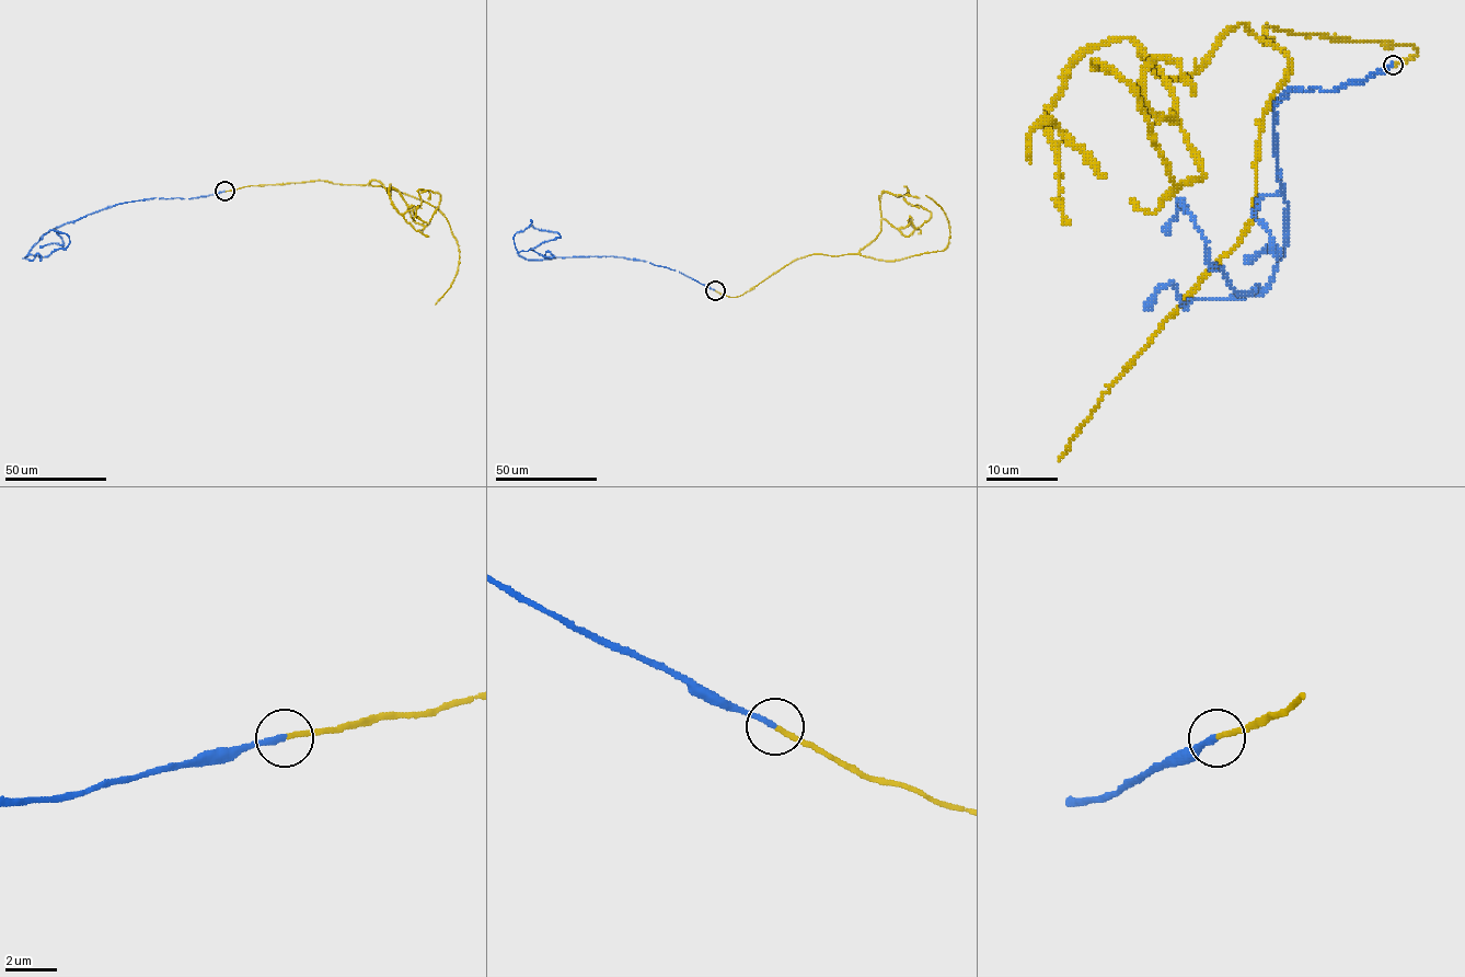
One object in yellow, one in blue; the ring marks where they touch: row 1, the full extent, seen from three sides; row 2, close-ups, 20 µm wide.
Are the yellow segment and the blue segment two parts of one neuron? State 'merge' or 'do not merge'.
merge

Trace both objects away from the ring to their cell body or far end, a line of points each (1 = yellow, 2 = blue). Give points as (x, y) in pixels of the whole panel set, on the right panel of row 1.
1: (1393, 65), (1418, 50), (1267, 25), (1287, 76), (1264, 117), (1255, 216), (1058, 461)
2: (1393, 65), (1323, 92), (1292, 87), (1278, 101), (1285, 251), (1267, 289), (1237, 292), (1181, 202), (1167, 233)

